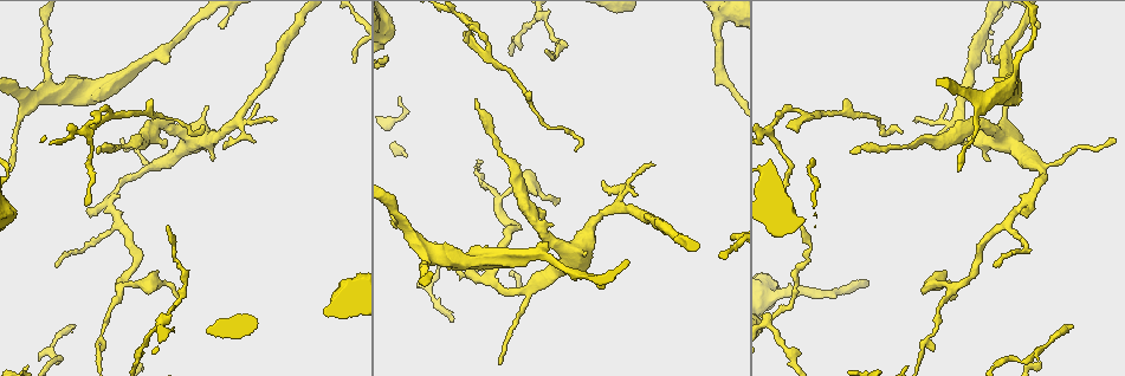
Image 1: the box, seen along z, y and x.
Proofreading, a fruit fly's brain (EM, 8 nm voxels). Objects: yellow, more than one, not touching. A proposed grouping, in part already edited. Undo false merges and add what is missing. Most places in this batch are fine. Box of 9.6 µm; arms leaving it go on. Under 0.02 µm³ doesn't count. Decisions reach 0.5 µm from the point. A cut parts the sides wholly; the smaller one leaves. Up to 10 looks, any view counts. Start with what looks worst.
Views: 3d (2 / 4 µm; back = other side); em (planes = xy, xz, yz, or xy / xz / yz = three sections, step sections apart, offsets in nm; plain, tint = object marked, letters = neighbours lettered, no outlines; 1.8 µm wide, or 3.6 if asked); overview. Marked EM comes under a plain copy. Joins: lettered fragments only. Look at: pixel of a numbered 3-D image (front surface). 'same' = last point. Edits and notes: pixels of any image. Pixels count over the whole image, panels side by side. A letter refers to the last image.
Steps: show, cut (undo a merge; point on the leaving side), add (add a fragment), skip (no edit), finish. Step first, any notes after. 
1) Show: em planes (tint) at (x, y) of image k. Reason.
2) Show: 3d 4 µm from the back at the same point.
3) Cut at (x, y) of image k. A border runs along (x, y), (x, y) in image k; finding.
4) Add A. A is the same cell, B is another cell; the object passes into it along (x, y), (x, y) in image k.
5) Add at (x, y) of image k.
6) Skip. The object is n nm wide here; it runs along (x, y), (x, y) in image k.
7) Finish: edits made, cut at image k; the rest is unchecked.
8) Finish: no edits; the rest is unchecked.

Show: 3d 2 µm at (275, 118) of image 1. Thin end.

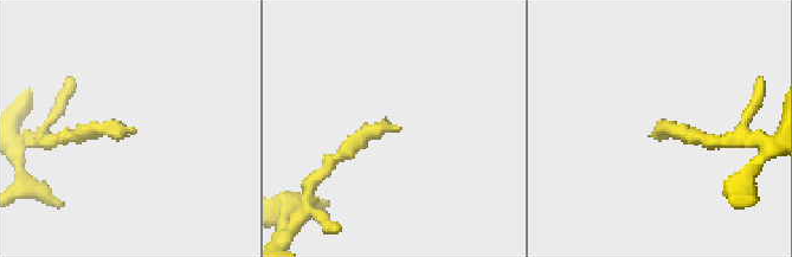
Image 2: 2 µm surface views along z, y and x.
Show: em 3.6 µm xz step 8 (letters) at (135, 131) of image 2. Now the EM.

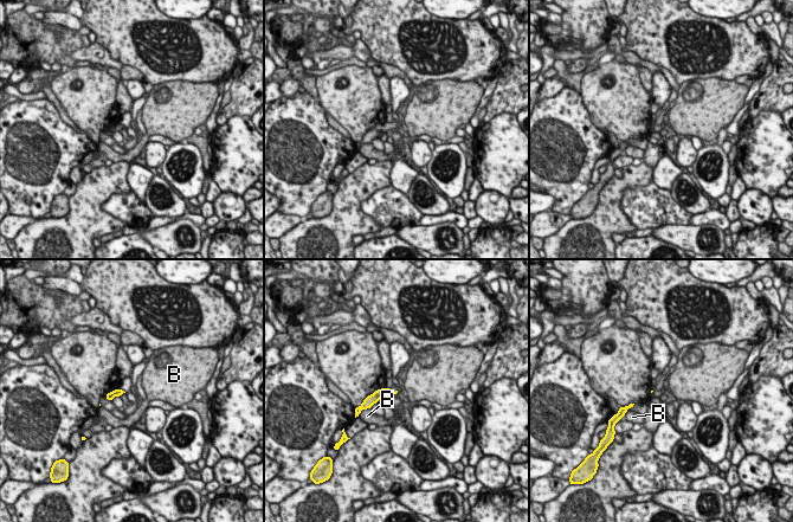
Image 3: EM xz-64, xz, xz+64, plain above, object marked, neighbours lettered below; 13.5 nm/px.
Show: em 3.6 µm planes (letters) at the same point.

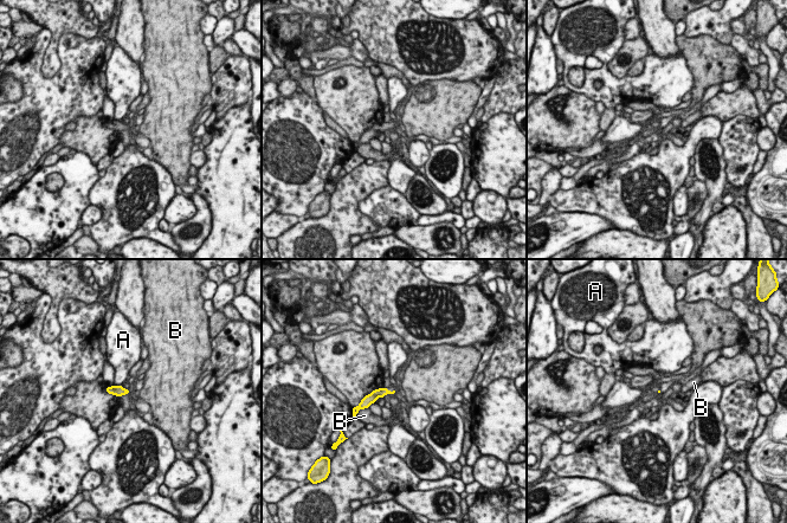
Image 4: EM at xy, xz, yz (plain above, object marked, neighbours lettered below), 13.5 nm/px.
Skip. A and B are other cells; none of them fits.

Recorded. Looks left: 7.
Show: 3d 4 µm at (899, 129) of image 1. Thin end.

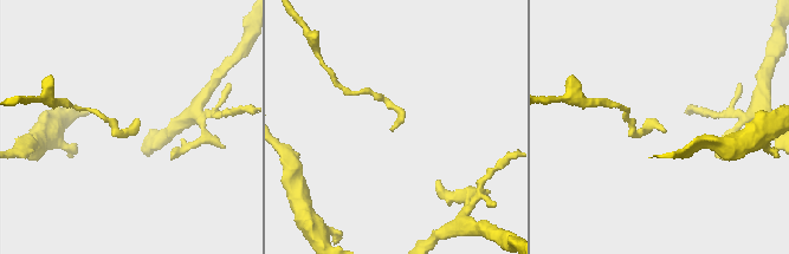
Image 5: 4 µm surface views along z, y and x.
Show: em yz step 4 (letters) at (662, 130) of image 5. Need the tissue.

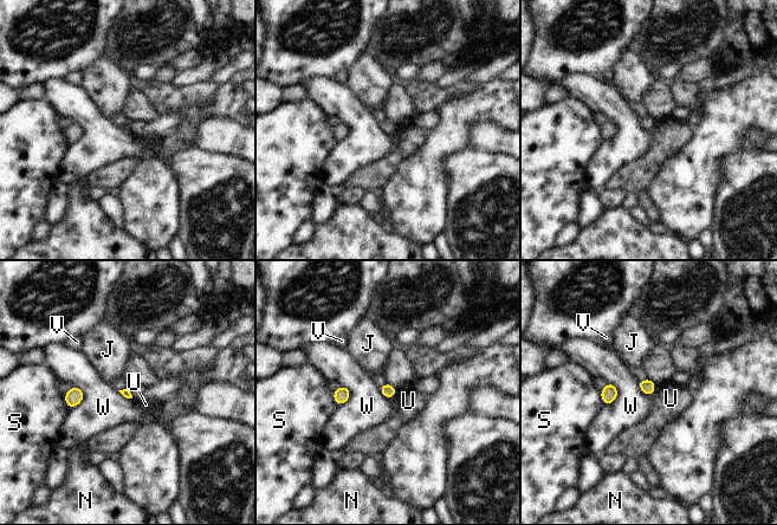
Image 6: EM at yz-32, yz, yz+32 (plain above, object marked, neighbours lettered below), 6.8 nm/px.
Show: em planes (letters) at the same point.

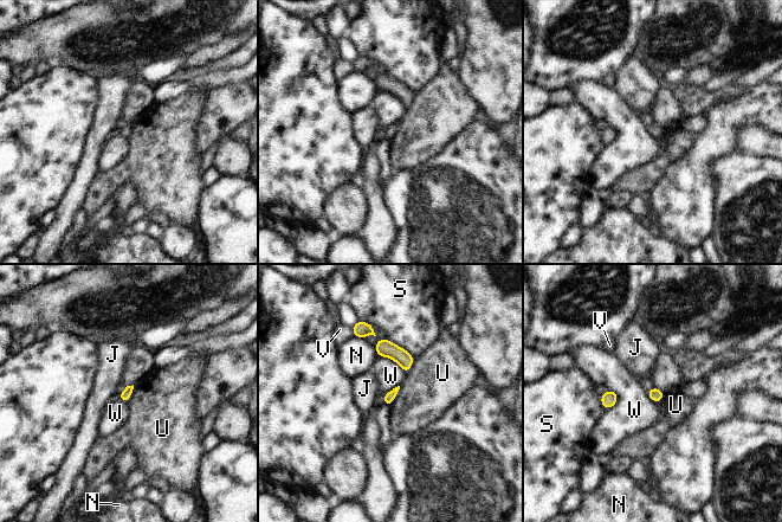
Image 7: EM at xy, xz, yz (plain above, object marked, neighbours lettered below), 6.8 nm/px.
Skip. The object is 70 nm wide here; J, N, S, U, V and W are other cells; a border runs along (400, 386), (389, 406) in image 7; none of them fits.

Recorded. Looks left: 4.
Show: 3d 2 µm at (586, 254) of image 1. Branch stops here.

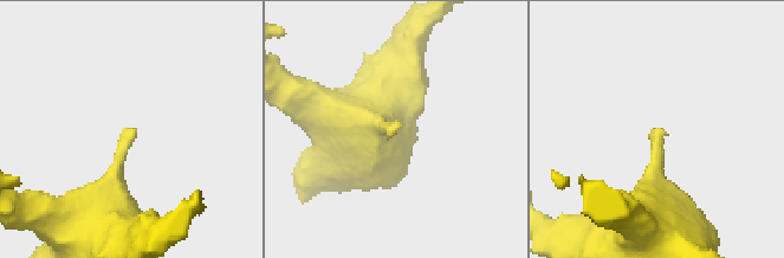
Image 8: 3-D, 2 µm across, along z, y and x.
Show: em planes (letters) at (395, 129) of image 8. Shape alone is not enough.

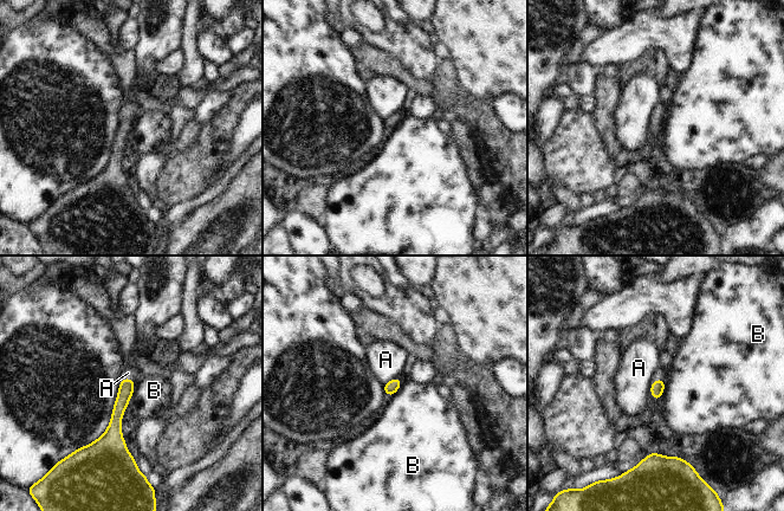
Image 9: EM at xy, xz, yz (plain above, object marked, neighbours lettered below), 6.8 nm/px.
Skip. A and B are other cells; it runs along (129, 381), (115, 422), (124, 459) in image 9; none of them fits.

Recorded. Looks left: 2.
Show: 3d 2 µm at (98, 150) of image 1. End of a long branch.

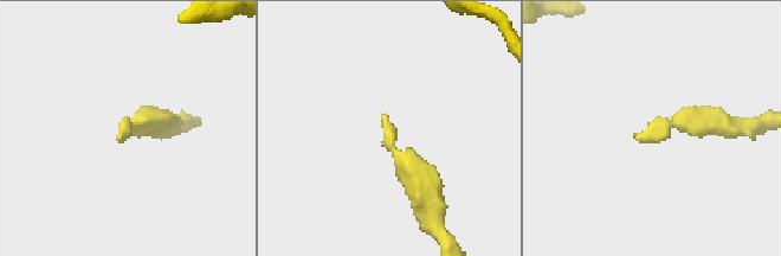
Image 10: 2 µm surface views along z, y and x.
Show: em xz step 16 (letters) at (120, 138) of image 10. Now the EM.

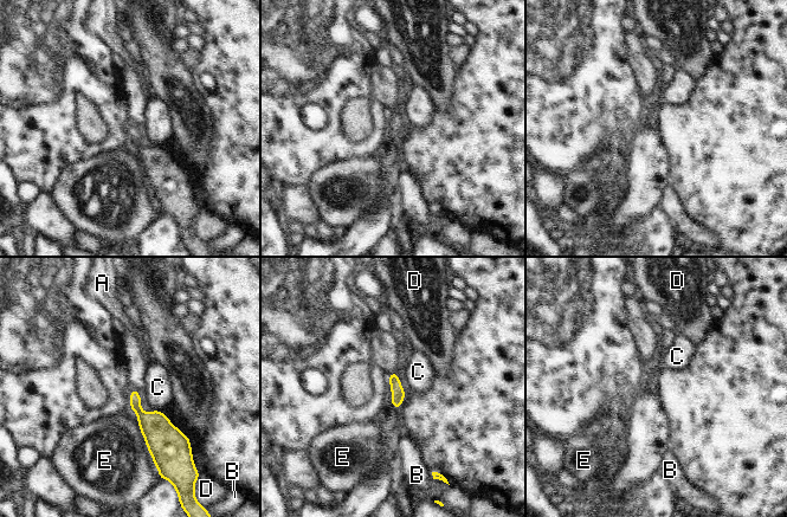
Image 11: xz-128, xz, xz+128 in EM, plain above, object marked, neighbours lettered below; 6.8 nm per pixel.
Skip. The longest contact is with C, 50 nm; A, B, C, D and E are other cells; a border runs along (154, 409), (160, 411) in image 11; none of them fits.

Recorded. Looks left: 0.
Finish: no edits; the rest is unchecked.

